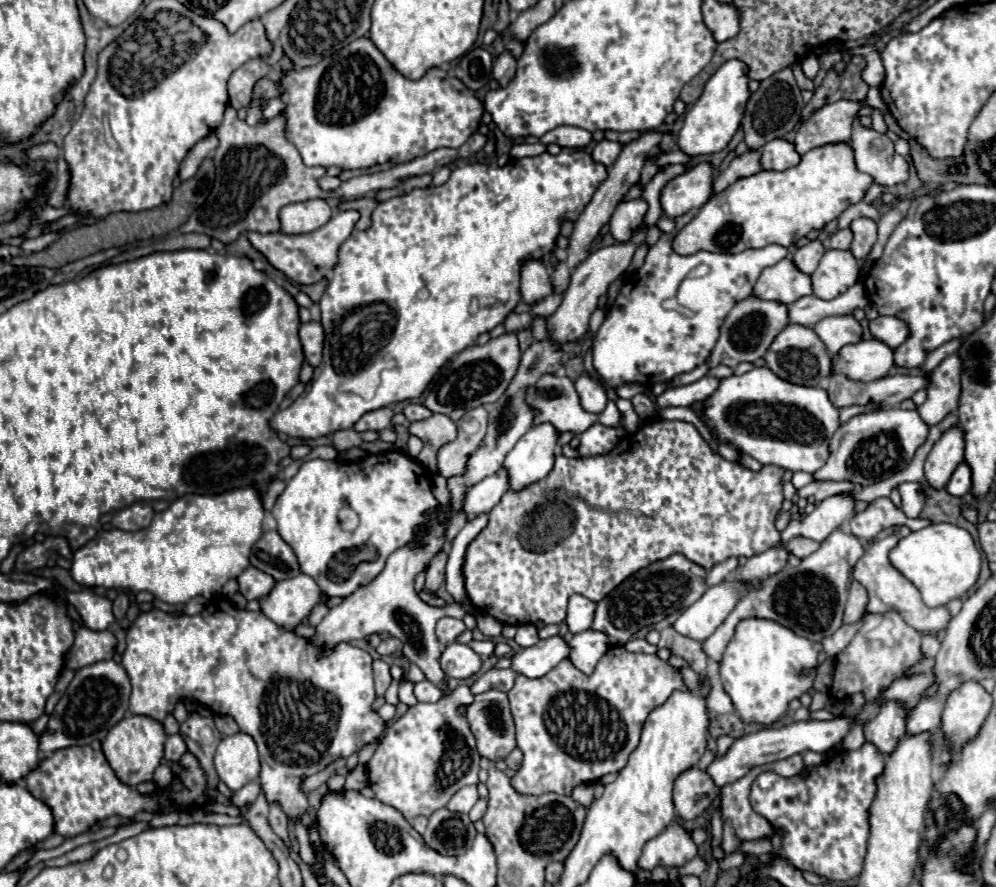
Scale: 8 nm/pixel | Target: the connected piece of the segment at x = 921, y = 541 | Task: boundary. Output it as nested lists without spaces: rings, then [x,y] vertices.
[[[932,523],[920,531],[912,531],[898,541],[888,559],[922,593],[928,607],[946,605],[950,599],[962,597],[976,583],[980,573],[980,551],[972,535],[950,523]]]

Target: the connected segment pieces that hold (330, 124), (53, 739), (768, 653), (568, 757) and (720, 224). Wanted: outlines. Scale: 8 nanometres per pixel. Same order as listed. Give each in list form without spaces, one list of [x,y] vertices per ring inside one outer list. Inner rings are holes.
[[[360,37],[352,41],[352,45],[340,49],[340,53],[324,57],[320,65],[284,71],[282,79],[276,85],[282,89],[280,99],[286,105],[280,111],[286,117],[284,135],[296,145],[306,165],[364,169],[386,161],[406,163],[438,147],[464,145],[466,139],[478,129],[480,117],[484,113],[484,105],[454,75],[434,67],[418,81],[406,79],[390,65],[390,61],[368,37]]]
[[[110,659],[110,661],[98,661],[94,665],[82,667],[80,671],[76,671],[66,693],[56,703],[50,721],[40,735],[40,743],[38,743],[40,753],[48,755],[58,749],[102,741],[106,733],[122,717],[128,715],[128,699],[130,699],[130,681],[122,665]]]
[[[744,619],[736,627],[736,635],[728,643],[722,667],[720,681],[724,691],[730,695],[736,713],[744,721],[756,721],[762,725],[774,723],[780,715],[786,713],[792,699],[802,697],[816,679],[818,653],[822,645],[808,641],[790,629],[768,619]],[[808,667],[808,675],[800,675]]]
[[[620,645],[610,647],[590,675],[576,669],[570,659],[560,661],[560,665],[556,665],[556,669],[548,671],[544,677],[530,679],[518,675],[514,687],[508,691],[516,721],[518,747],[524,753],[522,767],[512,777],[514,789],[524,795],[544,795],[550,791],[570,795],[576,785],[596,783],[602,775],[624,769],[630,753],[640,741],[640,731],[648,713],[662,705],[676,689],[686,687],[674,667],[666,665],[656,655],[630,653]]]
[[[848,143],[824,145],[802,155],[800,165],[786,171],[760,171],[752,177],[742,177],[722,193],[714,193],[698,215],[682,227],[672,249],[678,255],[696,251],[740,253],[744,249],[760,249],[772,243],[792,245],[806,237],[810,229],[820,229],[836,219],[848,205],[858,203],[872,177],[856,169]]]

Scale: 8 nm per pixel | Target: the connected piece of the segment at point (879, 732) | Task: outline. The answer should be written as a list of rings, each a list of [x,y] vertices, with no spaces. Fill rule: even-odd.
[[[888,701],[880,705],[878,717],[864,725],[866,741],[874,743],[884,755],[894,751],[904,731],[906,731],[906,711],[902,703],[896,703],[896,701]]]

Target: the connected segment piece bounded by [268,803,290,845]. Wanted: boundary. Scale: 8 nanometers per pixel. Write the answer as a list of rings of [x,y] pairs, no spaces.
[[[270,803],[268,823],[270,823],[272,831],[274,831],[280,839],[284,839],[286,845],[290,845],[290,841],[288,841],[288,829],[286,829],[286,825],[288,825],[288,817],[286,817],[286,813],[280,809],[278,803]]]

